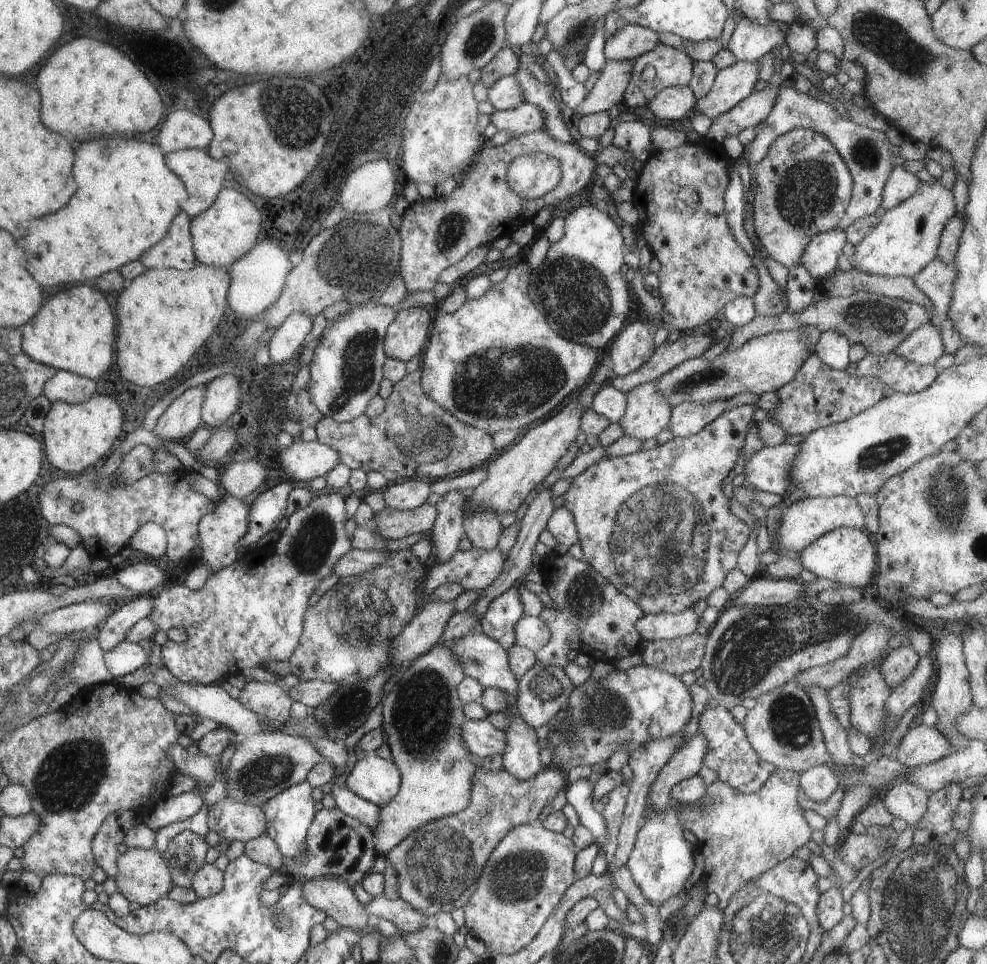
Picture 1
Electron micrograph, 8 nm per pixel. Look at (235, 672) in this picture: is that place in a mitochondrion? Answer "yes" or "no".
no

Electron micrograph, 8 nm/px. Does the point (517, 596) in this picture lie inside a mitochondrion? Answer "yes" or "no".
no

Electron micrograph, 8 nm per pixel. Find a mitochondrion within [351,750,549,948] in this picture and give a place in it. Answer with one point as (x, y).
(439, 865)

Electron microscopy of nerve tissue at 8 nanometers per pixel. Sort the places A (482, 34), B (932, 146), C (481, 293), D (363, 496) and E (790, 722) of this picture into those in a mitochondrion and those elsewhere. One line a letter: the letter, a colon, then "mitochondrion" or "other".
A: mitochondrion
B: other
C: other
D: other
E: mitochondrion

